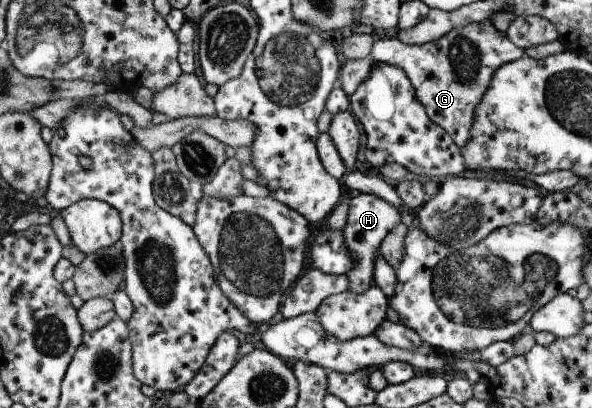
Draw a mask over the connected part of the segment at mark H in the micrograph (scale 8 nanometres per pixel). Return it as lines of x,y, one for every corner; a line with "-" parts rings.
365,193
350,194
347,220
341,231
345,248
347,248
349,256
353,258
353,270
344,275
349,280
348,292
353,292
353,294
365,293
365,290
372,284
373,260
375,260
373,256
378,254
377,246
387,236
387,232
401,221
400,213
393,206
389,206
389,202
385,202
377,196
369,196

